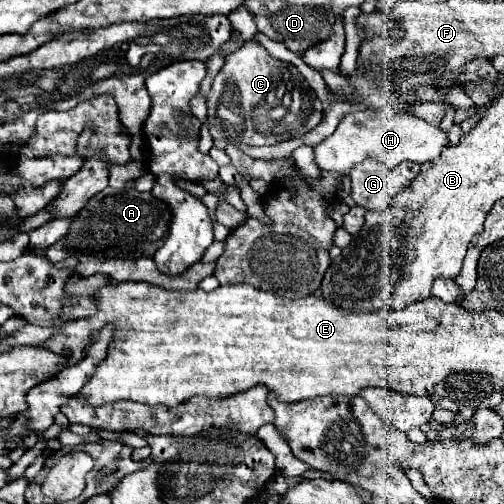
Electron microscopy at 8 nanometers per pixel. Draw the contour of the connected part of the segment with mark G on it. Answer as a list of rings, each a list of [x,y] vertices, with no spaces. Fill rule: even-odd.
[[[364,159],[350,171],[350,195],[356,201],[356,205],[382,211],[390,205],[390,199],[400,189],[404,189],[418,173],[420,165],[412,161],[402,161],[400,165],[390,169],[376,159]]]

